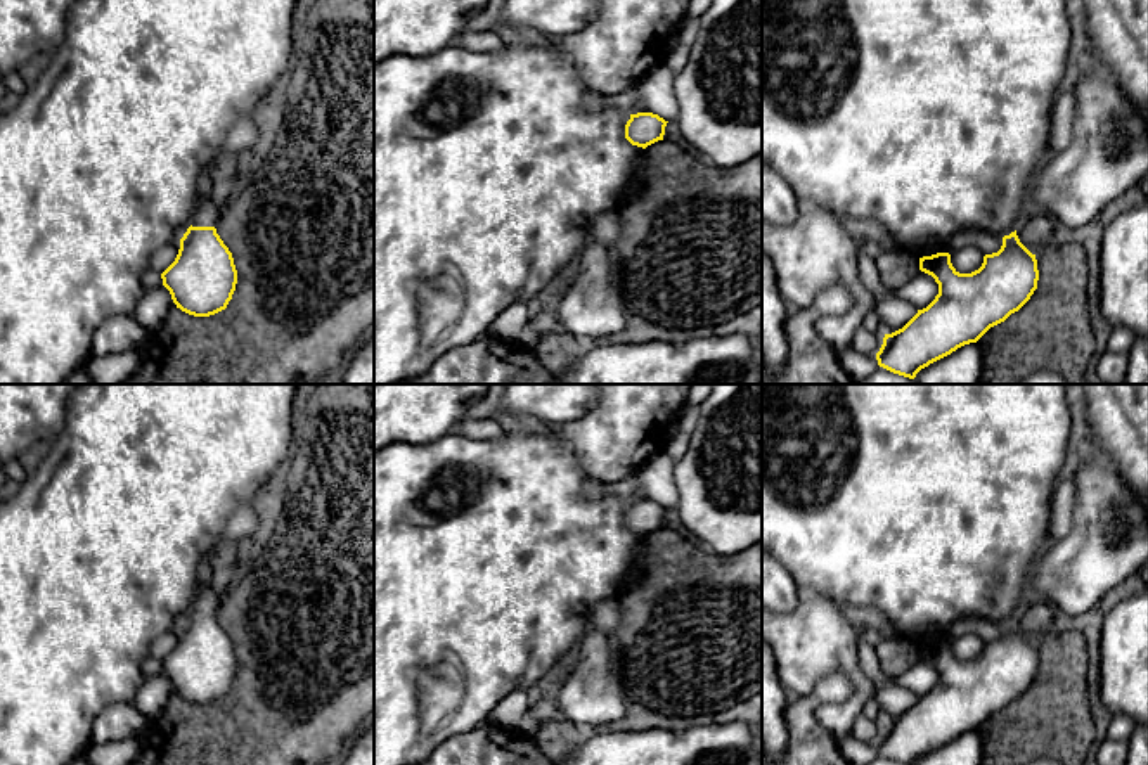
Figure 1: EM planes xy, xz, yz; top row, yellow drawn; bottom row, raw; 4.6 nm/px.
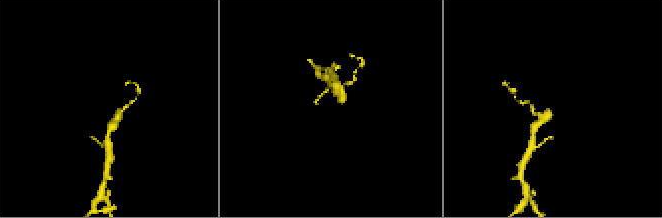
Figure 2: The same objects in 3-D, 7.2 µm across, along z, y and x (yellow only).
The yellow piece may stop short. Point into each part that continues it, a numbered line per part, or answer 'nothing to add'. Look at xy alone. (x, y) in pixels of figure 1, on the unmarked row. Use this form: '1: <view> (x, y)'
1: xy (206, 603)

